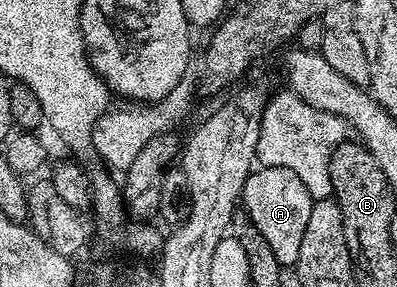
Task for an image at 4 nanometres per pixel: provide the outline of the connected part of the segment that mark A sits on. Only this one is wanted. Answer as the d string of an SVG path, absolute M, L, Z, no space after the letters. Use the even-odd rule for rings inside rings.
M288 167L255 168L242 184L241 208L264 235L282 267L293 267L296 263L300 255L300 239L304 239L304 227L308 227L308 215L312 215L314 203L314 198L308 195L308 187L300 183L300 175Z

